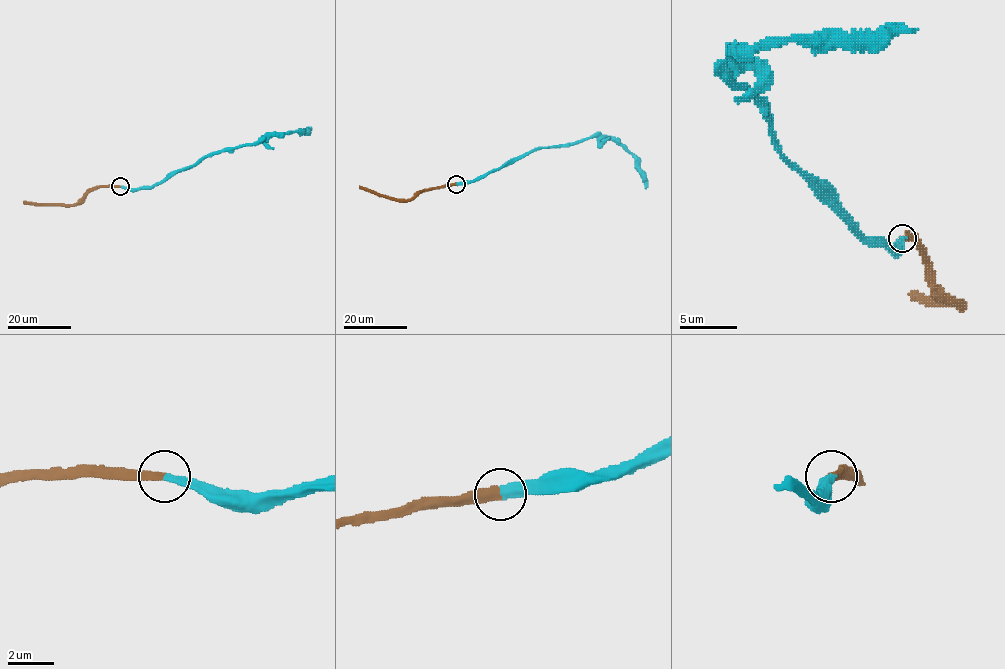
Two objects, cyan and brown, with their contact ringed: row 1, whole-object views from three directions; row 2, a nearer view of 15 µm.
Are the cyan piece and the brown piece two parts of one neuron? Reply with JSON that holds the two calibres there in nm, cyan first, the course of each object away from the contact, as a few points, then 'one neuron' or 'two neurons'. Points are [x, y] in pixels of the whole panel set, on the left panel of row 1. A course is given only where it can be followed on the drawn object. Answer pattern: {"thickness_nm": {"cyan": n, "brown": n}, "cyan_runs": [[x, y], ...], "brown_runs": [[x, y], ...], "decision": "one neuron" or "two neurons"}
{"thickness_nm": {"cyan": 360, "brown": 380}, "cyan_runs": [[121, 186], [149, 188], [221, 151], [258, 143], [267, 136], [310, 128]], "brown_runs": [[121, 186], [93, 188], [77, 203], [23, 202]], "decision": "one neuron"}

